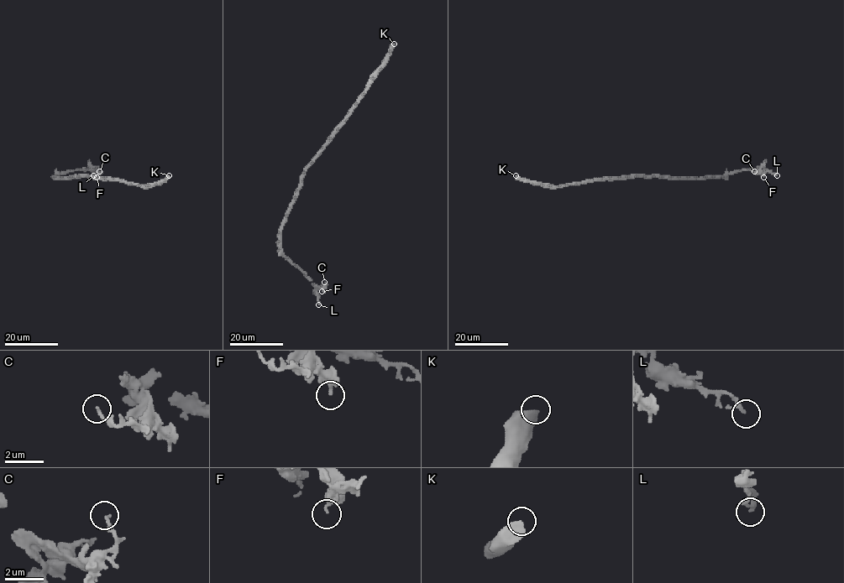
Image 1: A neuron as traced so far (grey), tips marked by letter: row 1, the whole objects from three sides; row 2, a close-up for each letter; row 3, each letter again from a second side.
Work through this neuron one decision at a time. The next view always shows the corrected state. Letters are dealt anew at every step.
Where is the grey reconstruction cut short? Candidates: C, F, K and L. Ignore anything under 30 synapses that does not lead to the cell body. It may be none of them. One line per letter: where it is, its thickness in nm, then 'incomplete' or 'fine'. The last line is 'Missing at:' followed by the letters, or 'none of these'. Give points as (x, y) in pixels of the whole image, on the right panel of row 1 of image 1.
C: at (754, 171); 140 nm thick; fine
F: at (763, 177); 160 nm thick; incomplete
K: at (516, 175); 600 nm thick; fine
L: at (777, 175); 160 nm thick; fine
Missing at: F

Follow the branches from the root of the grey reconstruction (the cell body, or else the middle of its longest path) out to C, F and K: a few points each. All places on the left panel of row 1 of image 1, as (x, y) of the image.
C: (80, 177), (55, 177), (75, 170), (93, 169), (101, 173), (99, 171)
F: (80, 177), (55, 177), (68, 172), (87, 169), (95, 170), (96, 177)
K: (80, 177), (115, 179), (140, 185), (151, 185), (169, 175)

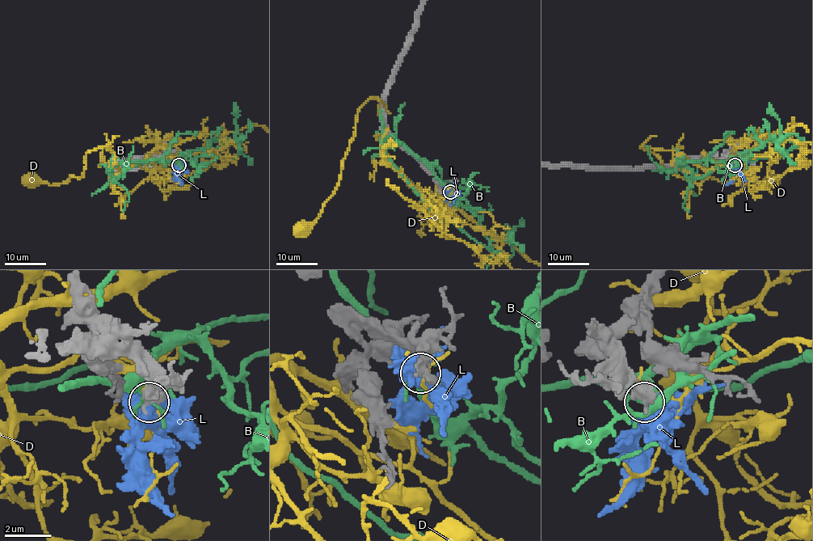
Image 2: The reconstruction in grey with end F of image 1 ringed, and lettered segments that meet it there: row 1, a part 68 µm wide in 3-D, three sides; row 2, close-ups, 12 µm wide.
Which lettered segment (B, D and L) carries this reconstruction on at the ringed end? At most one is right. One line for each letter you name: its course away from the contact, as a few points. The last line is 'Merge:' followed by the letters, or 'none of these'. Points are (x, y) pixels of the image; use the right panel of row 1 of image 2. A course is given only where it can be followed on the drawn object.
L: course (735, 164), (732, 179), (726, 185)
Merge: L

